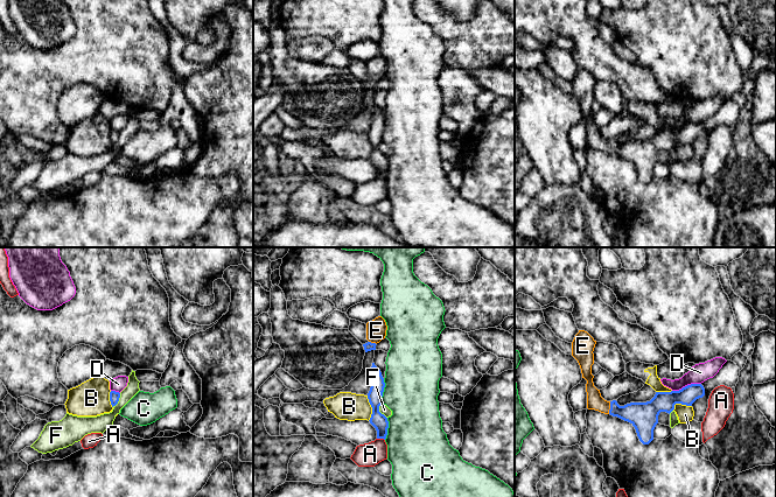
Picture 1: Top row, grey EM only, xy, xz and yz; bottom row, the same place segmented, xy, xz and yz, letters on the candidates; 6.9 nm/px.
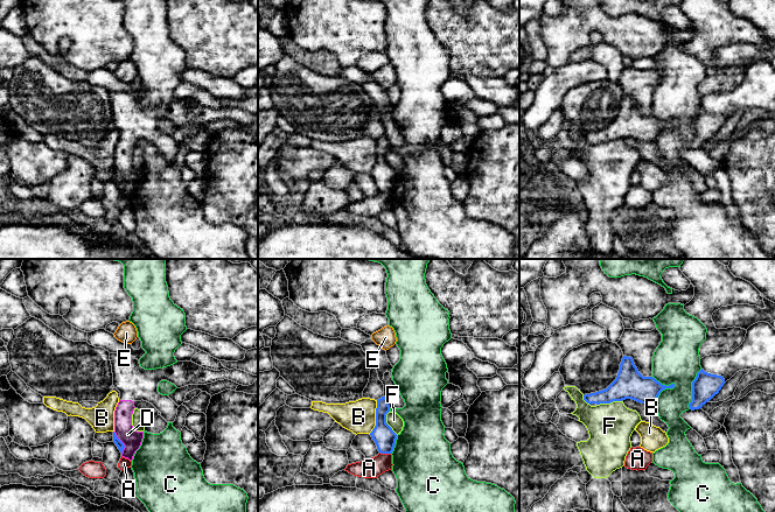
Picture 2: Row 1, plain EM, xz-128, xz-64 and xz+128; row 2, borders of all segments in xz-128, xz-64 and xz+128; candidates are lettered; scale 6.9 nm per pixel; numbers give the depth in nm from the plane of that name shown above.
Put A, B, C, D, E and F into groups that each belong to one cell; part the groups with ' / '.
A / B / C / D / E / F

